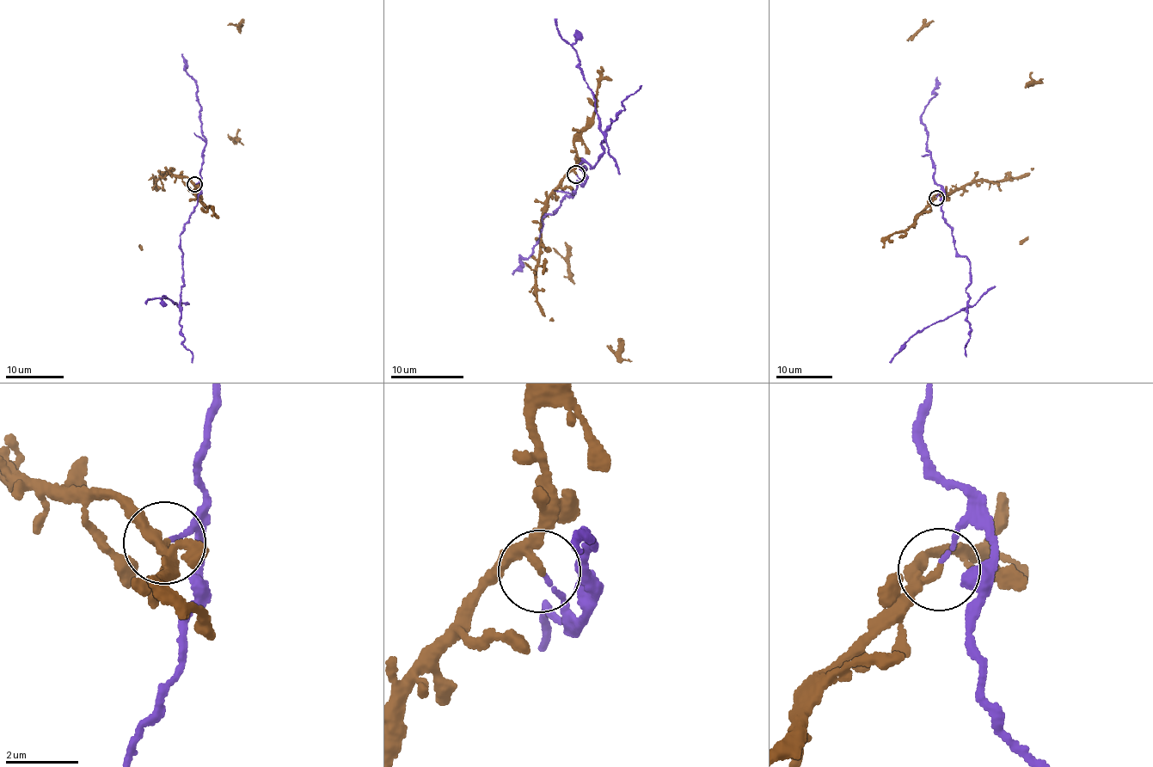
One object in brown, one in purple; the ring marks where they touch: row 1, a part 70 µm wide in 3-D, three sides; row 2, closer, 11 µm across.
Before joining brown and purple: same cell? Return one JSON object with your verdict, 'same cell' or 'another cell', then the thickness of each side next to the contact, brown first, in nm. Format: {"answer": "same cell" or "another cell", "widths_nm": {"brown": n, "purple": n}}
{"answer": "another cell", "widths_nm": {"brown": 200, "purple": 100}}

